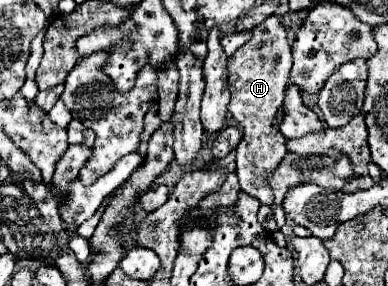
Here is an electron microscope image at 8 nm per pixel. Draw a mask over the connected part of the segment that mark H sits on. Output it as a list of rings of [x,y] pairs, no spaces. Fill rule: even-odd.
[[[267,17],[251,31],[251,39],[227,59],[229,71],[229,113],[243,129],[243,139],[237,147],[237,177],[239,185],[251,197],[257,197],[263,205],[273,203],[273,189],[269,187],[269,177],[277,169],[279,161],[285,157],[285,137],[271,129],[277,107],[285,99],[285,85],[289,83],[291,71],[291,47],[285,39],[285,29],[279,17]],[[265,33],[265,35],[255,35]]]

